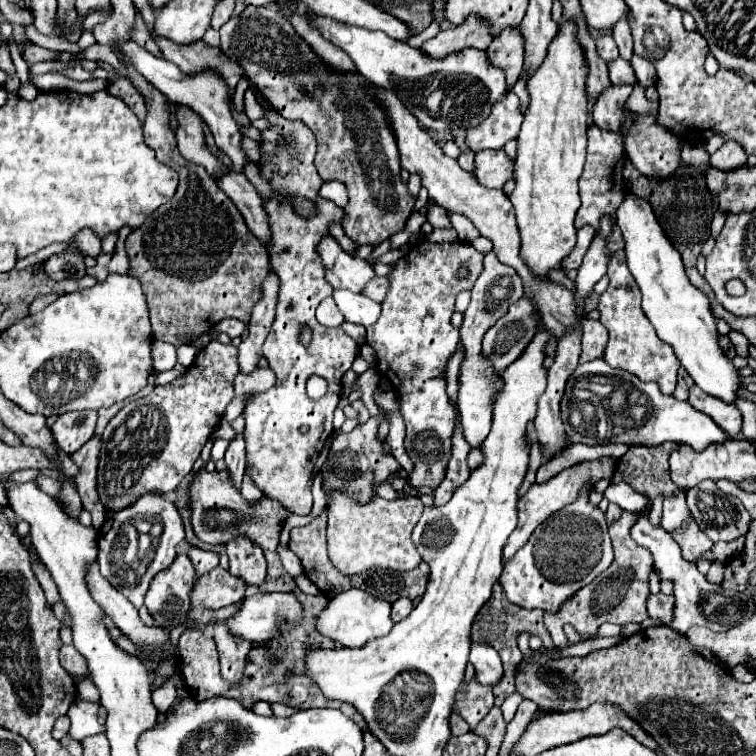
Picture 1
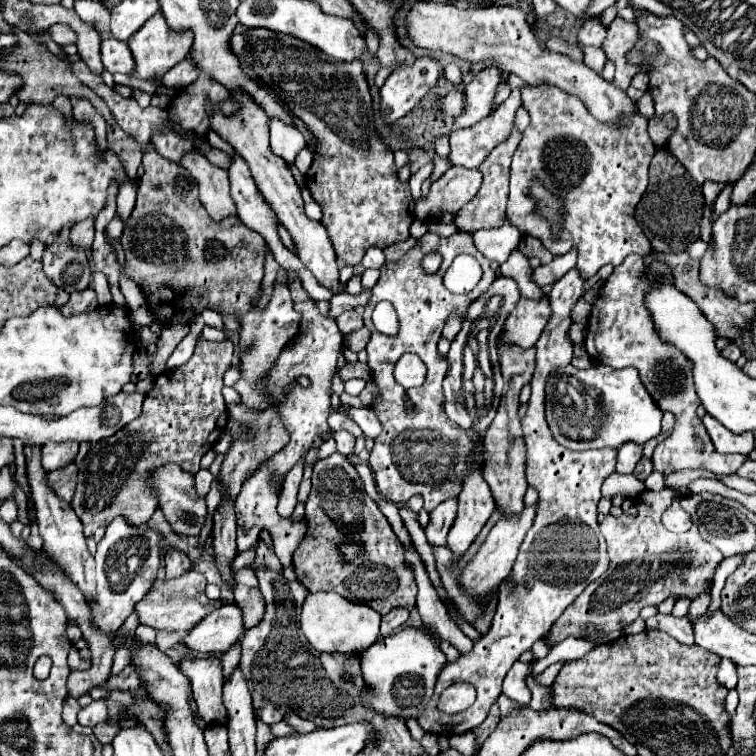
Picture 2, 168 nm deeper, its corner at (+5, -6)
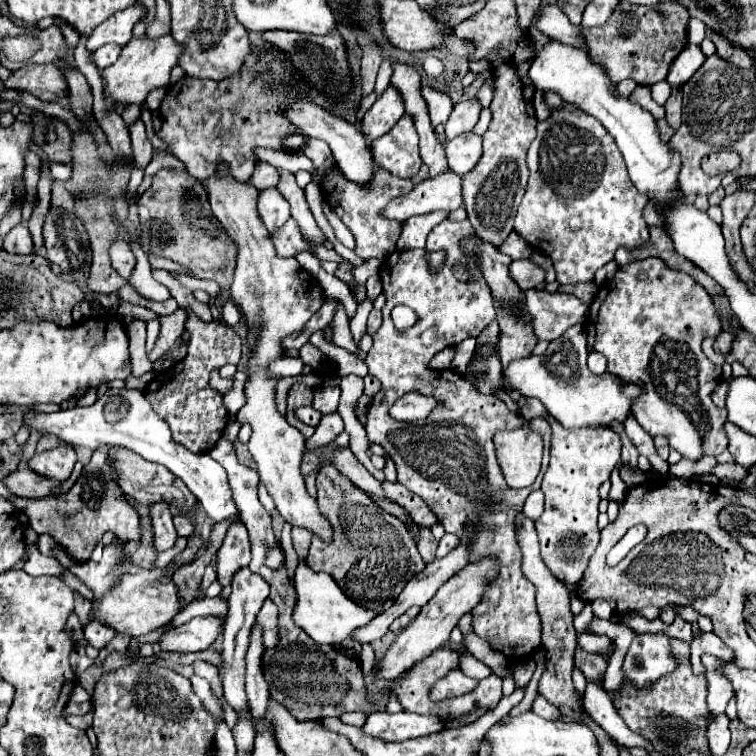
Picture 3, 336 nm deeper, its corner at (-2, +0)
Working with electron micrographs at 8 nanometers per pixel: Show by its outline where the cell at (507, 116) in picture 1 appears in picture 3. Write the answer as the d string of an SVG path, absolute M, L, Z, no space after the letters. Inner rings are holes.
M473 132L461 134L445 144L445 156L447 156L449 168L461 176L475 168L481 154L483 154L481 136L477 136Z

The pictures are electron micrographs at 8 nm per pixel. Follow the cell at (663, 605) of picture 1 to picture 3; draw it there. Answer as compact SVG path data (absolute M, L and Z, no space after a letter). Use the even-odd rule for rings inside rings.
M707 632L701 638L693 638L693 642L690 644L690 660L695 675L706 673L706 669L701 662L701 654L703 652L709 652L709 654L717 656L723 662L731 662L733 656L735 656L735 652L731 648L727 648L721 642L721 638L715 636L713 632Z

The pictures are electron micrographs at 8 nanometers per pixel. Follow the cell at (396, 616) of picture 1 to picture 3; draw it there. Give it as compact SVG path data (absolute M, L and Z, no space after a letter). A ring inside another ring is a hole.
M409 608L407 612L403 612L397 620L393 620L393 624L391 624L391 632L397 634L399 630L403 630L403 628L405 628L417 614L419 614L419 608Z

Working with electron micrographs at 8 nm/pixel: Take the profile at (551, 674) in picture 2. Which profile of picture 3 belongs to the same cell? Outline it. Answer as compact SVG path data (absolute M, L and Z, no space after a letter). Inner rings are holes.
M579 634L579 644L591 652L591 654L599 654L609 658L613 652L613 642L609 636L593 636L593 634Z

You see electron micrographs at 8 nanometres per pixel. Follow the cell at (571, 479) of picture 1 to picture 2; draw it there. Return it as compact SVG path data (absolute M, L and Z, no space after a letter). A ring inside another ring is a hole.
M538 504L526 506L520 514L510 514L510 516L506 516L506 518L502 516L502 518L494 524L494 528L490 530L486 542L480 546L478 554L468 562L468 566L464 568L464 574L462 574L462 578L460 578L460 582L464 584L464 588L466 588L474 598L482 598L486 592L496 590L498 584L504 580L504 576L510 574L512 564L514 564L514 560L516 560L516 556L518 556L518 548L520 548L520 544L522 544L522 540L524 540L524 536L526 536L526 532L528 532L528 528L532 526L532 520L536 518L536 508L538 508Z

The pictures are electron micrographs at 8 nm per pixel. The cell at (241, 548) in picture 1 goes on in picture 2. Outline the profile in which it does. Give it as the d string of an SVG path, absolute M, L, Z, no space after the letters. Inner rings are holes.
M250 568L236 570L232 592L234 592L236 604L244 608L244 626L246 628L256 626L264 614L264 598L260 596L256 574Z

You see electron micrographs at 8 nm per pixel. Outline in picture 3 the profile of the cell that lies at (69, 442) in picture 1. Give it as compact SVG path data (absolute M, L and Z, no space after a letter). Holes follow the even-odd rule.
M59 444L53 450L35 454L27 464L39 476L63 482L63 480L67 480L71 476L71 470L73 470L75 462L77 462L75 450L69 444Z

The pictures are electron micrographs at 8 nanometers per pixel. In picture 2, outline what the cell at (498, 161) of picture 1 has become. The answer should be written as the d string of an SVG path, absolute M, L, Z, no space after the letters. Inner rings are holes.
M450 166L448 172L430 186L428 196L416 202L416 218L428 220L430 214L456 214L464 204L468 204L468 200L472 200L472 196L476 196L480 180L482 176L478 168Z

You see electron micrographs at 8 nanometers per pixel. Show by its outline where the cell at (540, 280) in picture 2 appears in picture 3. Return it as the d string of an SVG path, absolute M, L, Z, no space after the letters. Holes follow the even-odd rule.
M511 260L509 266L509 274L513 278L513 282L521 288L521 292L537 288L539 284L543 284L545 280L545 272L541 266L537 266L531 260Z

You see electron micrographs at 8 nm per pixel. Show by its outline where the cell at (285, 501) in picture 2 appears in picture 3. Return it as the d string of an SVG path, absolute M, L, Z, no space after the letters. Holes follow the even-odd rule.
M333 412L333 414L325 414L315 430L315 434L307 440L307 448L309 450L315 450L315 448L323 448L327 446L331 440L329 438L335 438L337 434L343 432L343 418L339 416L339 412Z

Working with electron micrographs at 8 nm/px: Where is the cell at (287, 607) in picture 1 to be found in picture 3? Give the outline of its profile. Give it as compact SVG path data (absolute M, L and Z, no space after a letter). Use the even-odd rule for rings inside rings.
M193 618L187 624L167 630L167 634L159 640L161 652L199 652L211 648L223 632L223 620L209 618Z

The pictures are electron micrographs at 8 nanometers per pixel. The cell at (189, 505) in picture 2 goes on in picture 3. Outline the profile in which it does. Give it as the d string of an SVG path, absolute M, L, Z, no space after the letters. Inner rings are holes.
M113 448L113 450L109 450L107 462L111 464L111 468L115 472L115 482L119 484L119 488L139 504L149 506L149 504L165 500L165 502L173 504L175 508L179 508L181 512L189 512L197 502L197 498L191 494L191 490L179 478L175 478L175 474L171 474L165 466L155 464L155 462L147 462L147 460L143 460L139 454L131 452L131 450Z

